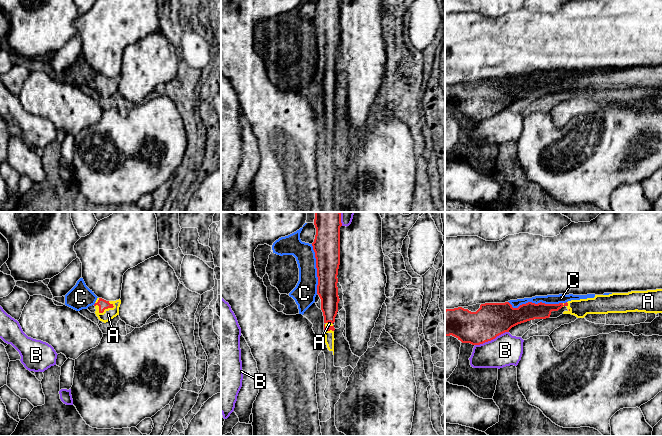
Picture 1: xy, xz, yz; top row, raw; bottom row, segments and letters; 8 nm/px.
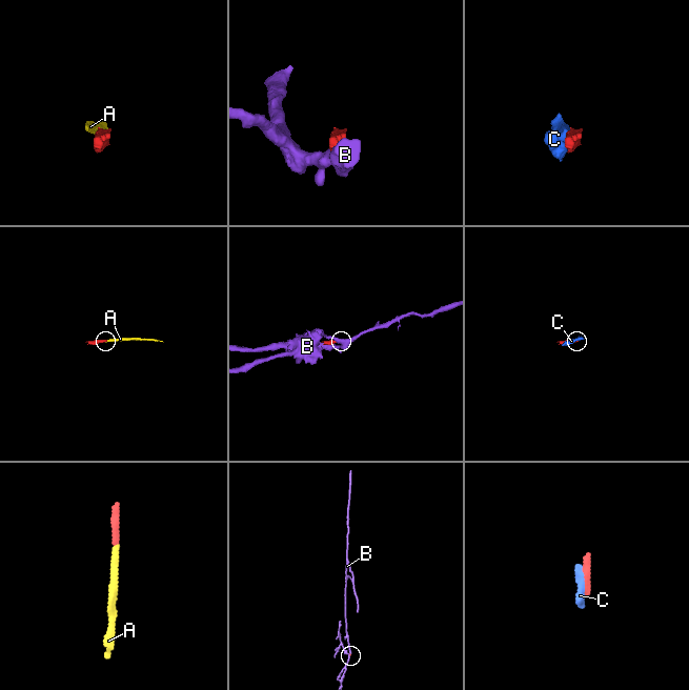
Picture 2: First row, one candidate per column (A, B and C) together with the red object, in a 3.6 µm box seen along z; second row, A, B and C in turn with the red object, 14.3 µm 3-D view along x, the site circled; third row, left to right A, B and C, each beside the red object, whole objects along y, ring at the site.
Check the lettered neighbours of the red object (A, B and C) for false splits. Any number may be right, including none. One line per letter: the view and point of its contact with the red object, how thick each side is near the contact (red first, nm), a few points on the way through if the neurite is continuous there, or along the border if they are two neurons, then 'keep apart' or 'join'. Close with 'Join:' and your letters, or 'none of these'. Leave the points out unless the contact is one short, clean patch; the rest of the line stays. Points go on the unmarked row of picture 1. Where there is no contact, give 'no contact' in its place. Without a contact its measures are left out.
A: meets red in xy at (102, 88); 80 nm thick on the red side, 90 nm on the other; runs through xy (103, 80), (102, 88), (108, 90); join
B: meets red in yz at (491, 115); 280 nm thick on the red side, 260 nm on the other; keep apart
C: meets red in yz at (534, 79); 180 nm thick on the red side, 80 nm on the other; keep apart
Join: A

